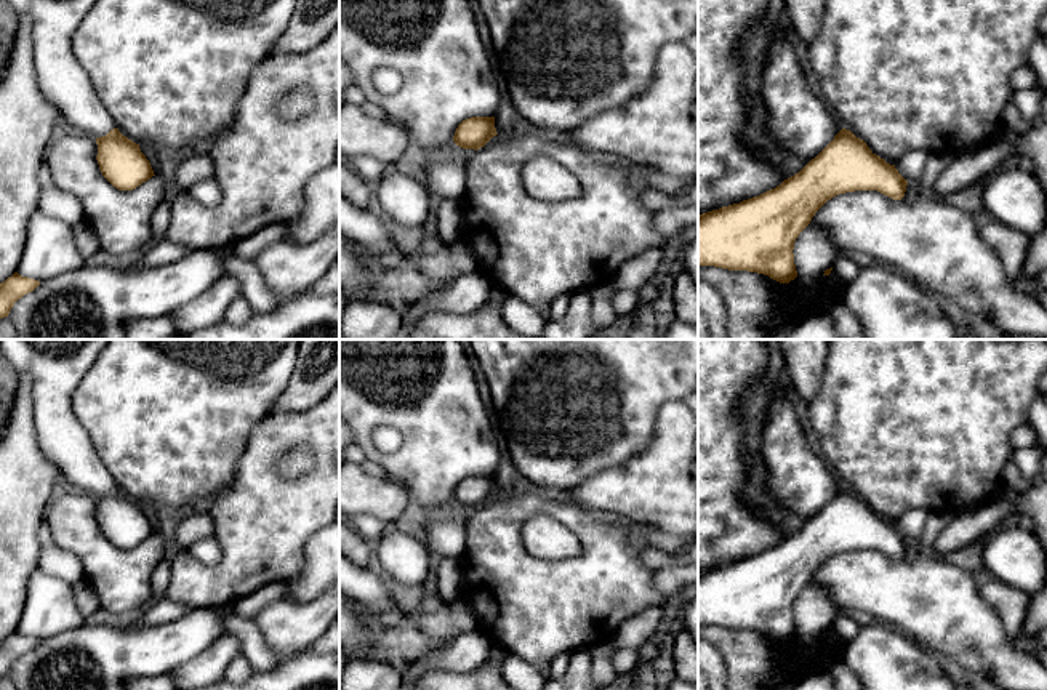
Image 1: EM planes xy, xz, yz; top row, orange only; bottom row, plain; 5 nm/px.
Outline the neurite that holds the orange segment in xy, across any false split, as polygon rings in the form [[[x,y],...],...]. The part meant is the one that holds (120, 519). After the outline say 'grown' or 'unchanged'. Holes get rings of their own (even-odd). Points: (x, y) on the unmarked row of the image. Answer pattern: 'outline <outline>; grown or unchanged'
outline [[[0,339],[0,354],[19,375],[32,378],[34,424],[45,458],[67,479],[72,488],[96,498],[98,524],[102,535],[118,549],[133,549],[154,533],[139,503],[123,495],[93,442],[72,410],[75,387],[85,378],[109,339]]]; grown

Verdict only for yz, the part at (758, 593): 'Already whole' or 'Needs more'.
Already whole

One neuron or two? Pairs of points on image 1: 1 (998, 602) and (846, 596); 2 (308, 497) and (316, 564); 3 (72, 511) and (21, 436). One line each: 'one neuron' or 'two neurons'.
1: two neurons
2: two neurons
3: two neurons

